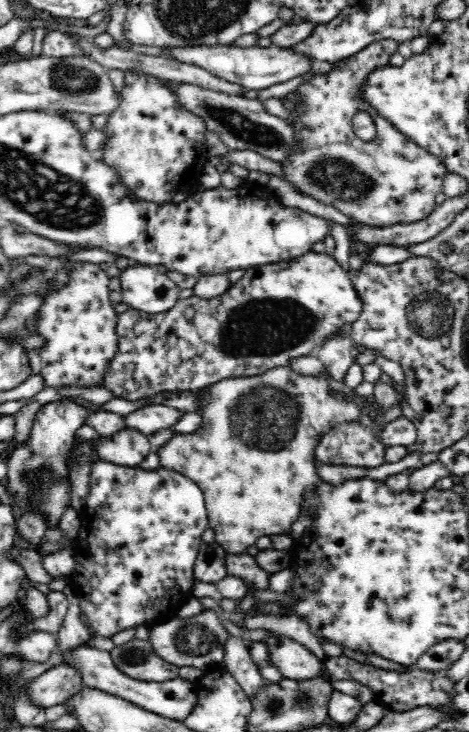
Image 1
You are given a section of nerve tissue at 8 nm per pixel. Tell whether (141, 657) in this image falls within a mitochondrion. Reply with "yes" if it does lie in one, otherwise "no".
yes

